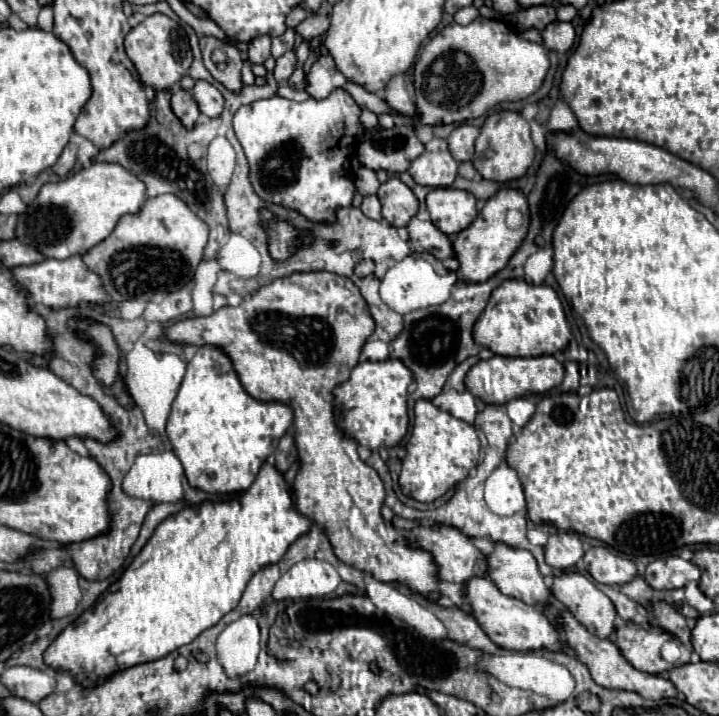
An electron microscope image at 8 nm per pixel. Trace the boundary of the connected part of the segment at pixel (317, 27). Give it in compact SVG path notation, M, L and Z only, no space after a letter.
M311 15L307 17L295 31L303 37L303 39L313 39L319 35L325 35L329 29L329 15Z

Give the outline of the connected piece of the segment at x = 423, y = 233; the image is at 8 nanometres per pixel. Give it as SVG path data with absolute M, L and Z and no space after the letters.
M413 217L407 225L409 231L409 243L417 253L431 253L437 259L449 259L455 255L453 241L439 231L431 221L421 221Z

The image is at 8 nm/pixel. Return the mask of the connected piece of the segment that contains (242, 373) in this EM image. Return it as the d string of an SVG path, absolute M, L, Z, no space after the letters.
M311 271L311 273L293 273L289 277L283 277L283 279L275 279L271 285L263 285L263 289L259 289L257 293L253 295L247 295L243 299L241 305L237 307L223 307L219 311L215 311L213 315L209 317L195 317L195 319L183 319L179 323L175 323L173 327L169 327L165 331L167 339L171 341L177 341L177 343L189 343L189 345L203 345L203 341L207 345L217 345L221 347L233 361L233 367L245 387L245 391L259 399L259 401L283 401L283 403L289 403L293 407L293 413L295 413L295 445L297 445L297 451L299 451L299 459L301 459L301 469L293 481L293 495L295 495L295 503L297 503L297 509L307 515L311 521L315 523L321 523L325 527L325 533L333 545L333 551L335 555L347 563L347 565L353 565L365 573L369 573L373 579L377 581L385 581L385 583L391 583L391 581L397 581L397 583L403 583L407 585L409 589L421 593L421 595L427 595L429 599L437 601L441 597L439 589L437 589L437 565L433 561L433 557L423 551L423 549L413 549L407 545L407 539L403 535L399 535L393 527L389 527L383 517L381 517L381 505L383 505L383 499L385 499L385 489L383 489L383 483L377 475L377 471L373 467L369 467L367 463L363 463L357 455L357 441L353 437L349 437L343 429L339 429L339 425L335 423L335 413L333 413L333 389L347 381L351 369L357 365L359 361L359 355L363 351L363 345L367 343L369 335L375 331L375 321L371 321L371 313L367 313L367 301L363 301L363 295L359 293L359 287L349 279L349 277L343 277L343 275L335 275L335 273L329 273L329 271Z

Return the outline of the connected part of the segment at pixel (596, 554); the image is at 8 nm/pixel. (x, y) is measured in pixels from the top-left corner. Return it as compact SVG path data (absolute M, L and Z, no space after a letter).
M609 547L589 548L589 551L585 551L585 555L583 555L583 561L585 561L585 569L597 583L623 585L637 575L635 563Z

